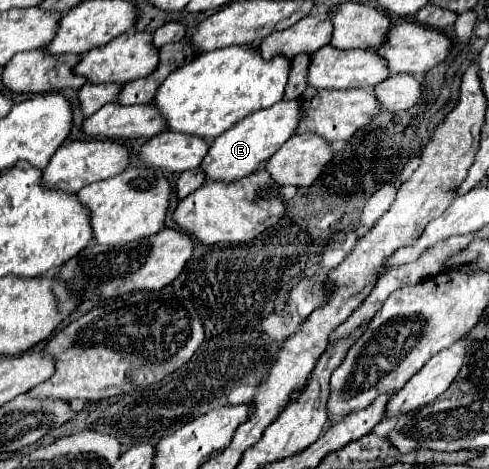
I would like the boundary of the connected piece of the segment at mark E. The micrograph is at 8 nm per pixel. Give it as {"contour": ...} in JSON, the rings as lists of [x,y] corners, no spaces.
{"contour":[[[280,100],[274,106],[268,106],[266,110],[258,110],[250,116],[246,116],[242,122],[238,122],[232,130],[220,134],[208,150],[208,156],[202,162],[202,168],[208,176],[208,180],[224,180],[232,182],[238,178],[244,178],[246,174],[252,174],[266,166],[266,160],[286,142],[294,136],[298,122],[302,120],[302,108],[296,100]]]}

